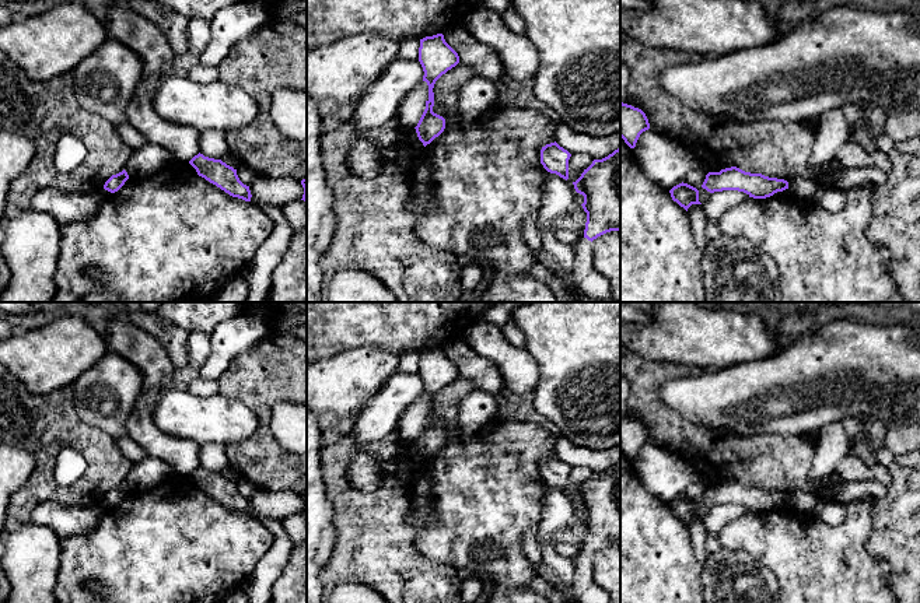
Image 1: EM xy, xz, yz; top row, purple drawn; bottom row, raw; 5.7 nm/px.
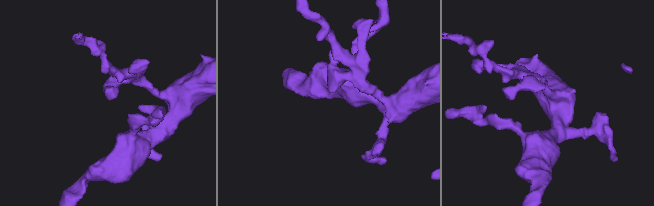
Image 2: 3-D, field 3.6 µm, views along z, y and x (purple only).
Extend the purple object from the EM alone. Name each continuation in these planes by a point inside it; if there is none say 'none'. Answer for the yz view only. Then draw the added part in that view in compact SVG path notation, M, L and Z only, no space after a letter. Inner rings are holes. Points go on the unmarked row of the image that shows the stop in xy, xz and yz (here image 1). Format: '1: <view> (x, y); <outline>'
none

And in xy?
none

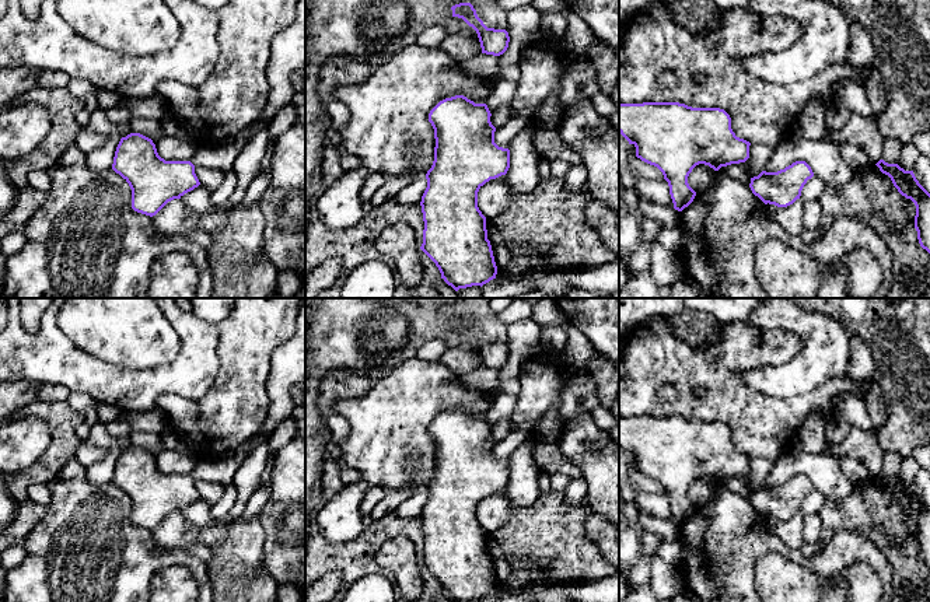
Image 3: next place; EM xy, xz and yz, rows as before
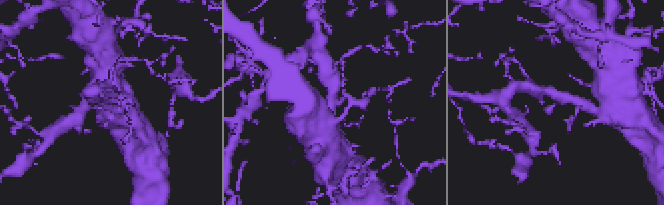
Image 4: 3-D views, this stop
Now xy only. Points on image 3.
1: xy (287, 366); M301 298L296 333L272 354L266 382L269 412L261 431L228 455L199 461L190 476L195 480L210 480L224 486L232 483L248 454L291 417L296 407L291 389L300 384L305 384L305 298Z

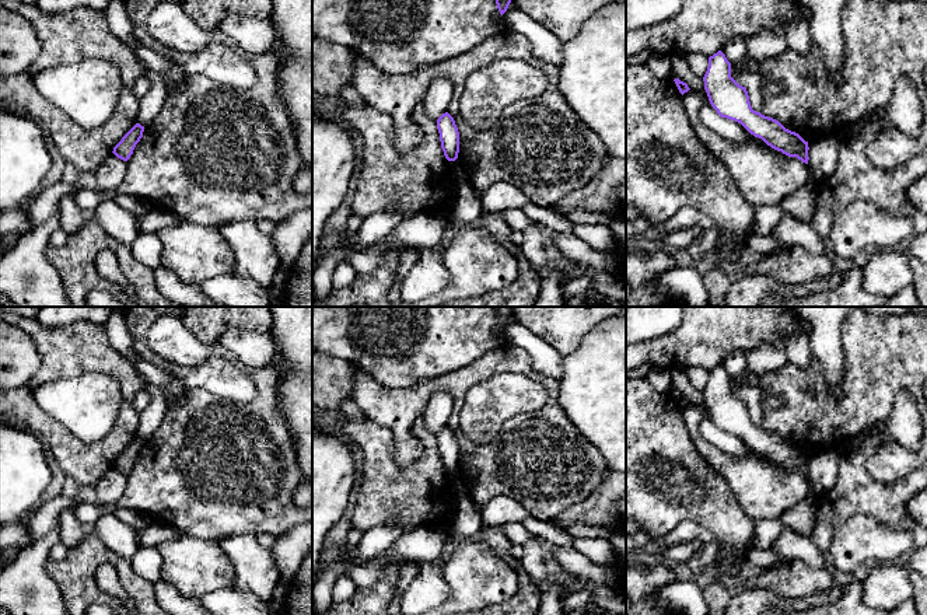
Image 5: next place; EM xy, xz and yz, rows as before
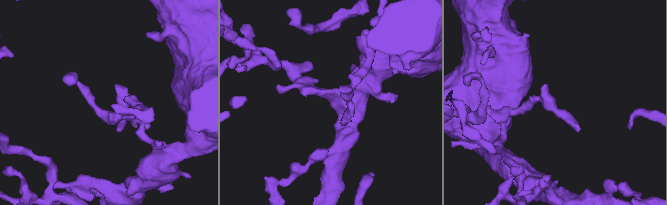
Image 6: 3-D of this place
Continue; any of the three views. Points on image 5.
none

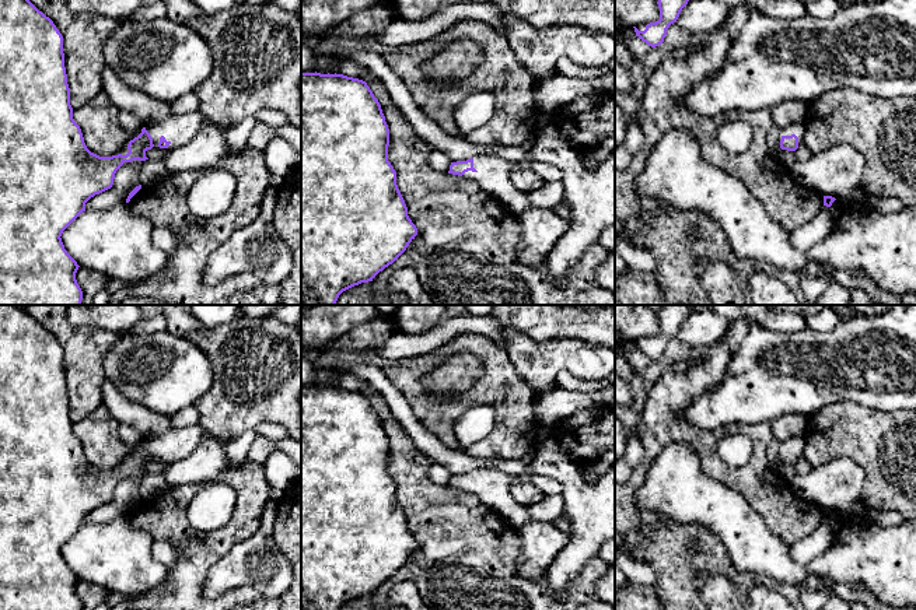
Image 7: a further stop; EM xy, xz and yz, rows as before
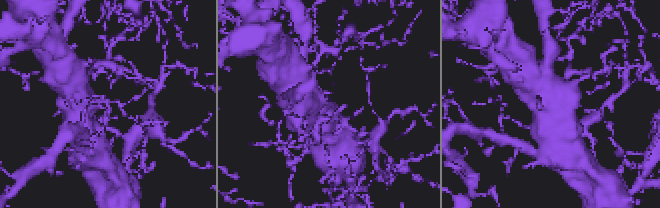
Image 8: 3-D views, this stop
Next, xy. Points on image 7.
1: xy (179, 444); M195 424L169 430L160 437L144 441L150 446L154 460L158 460L160 451L164 449L171 456L165 463L174 463L192 455L209 434L200 424Z

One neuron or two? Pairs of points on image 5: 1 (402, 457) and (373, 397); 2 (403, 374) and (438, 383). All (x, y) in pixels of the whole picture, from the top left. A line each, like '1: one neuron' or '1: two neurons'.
1: one neuron
2: two neurons

